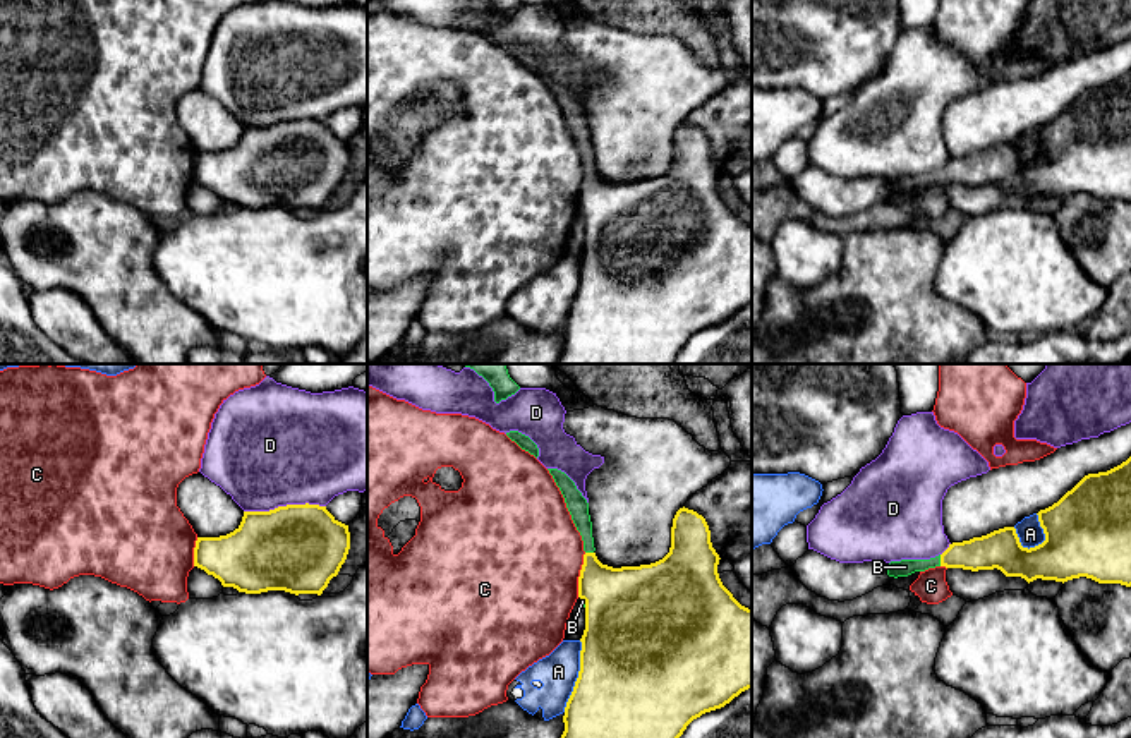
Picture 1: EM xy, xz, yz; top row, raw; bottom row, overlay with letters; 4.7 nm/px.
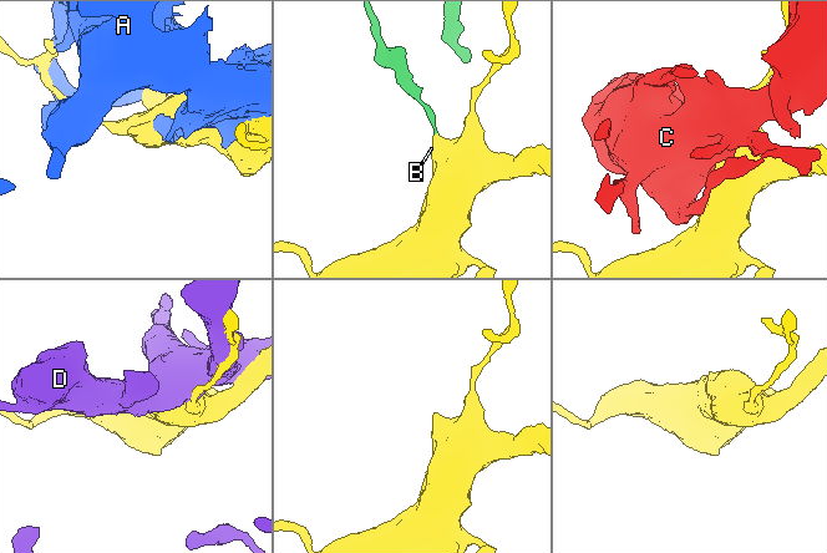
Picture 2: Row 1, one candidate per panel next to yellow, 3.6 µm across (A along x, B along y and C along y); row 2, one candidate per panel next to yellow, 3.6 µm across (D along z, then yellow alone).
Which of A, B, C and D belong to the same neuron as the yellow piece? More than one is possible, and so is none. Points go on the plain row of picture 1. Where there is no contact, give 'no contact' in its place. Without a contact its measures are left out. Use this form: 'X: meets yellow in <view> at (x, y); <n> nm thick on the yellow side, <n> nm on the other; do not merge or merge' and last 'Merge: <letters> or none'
A: meets yellow in xz at (579, 292); 500 nm thick on the yellow side, 190 nm on the other; do not merge
B: meets yellow in yz at (941, 175); 160 nm thick on the yellow side, 80 nm on the other; merge
C: meets yellow in xz at (580, 191); 360 nm thick on the yellow side, 480 nm on the other; do not merge
D: meets yellow in xy at (284, 122); 420 nm thick on the yellow side, 480 nm on the other; do not merge
Merge: B

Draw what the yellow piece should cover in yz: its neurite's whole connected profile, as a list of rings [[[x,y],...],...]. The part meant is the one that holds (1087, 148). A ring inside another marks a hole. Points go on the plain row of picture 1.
[[[1131,72],[1121,81],[1085,91],[1057,118],[1040,125],[1045,156],[1023,163],[1014,142],[953,158],[930,175],[887,180],[889,192],[908,192],[935,182],[1001,185],[1028,199],[1086,192],[1131,203]]]

